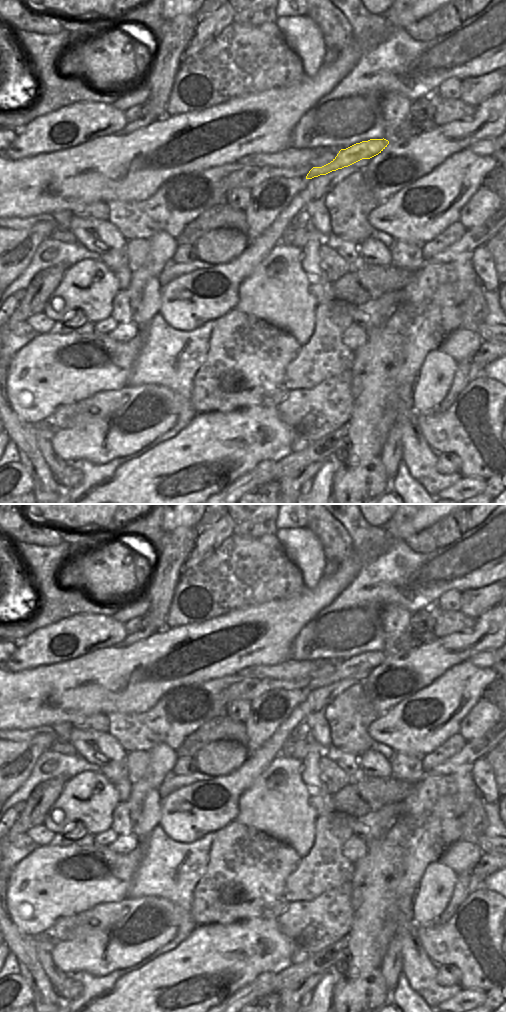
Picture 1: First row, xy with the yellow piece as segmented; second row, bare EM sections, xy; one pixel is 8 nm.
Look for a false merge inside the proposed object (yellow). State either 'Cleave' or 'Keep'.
Keep

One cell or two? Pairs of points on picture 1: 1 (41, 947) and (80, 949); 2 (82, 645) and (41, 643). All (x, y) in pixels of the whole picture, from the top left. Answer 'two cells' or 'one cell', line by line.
1: two cells
2: one cell

